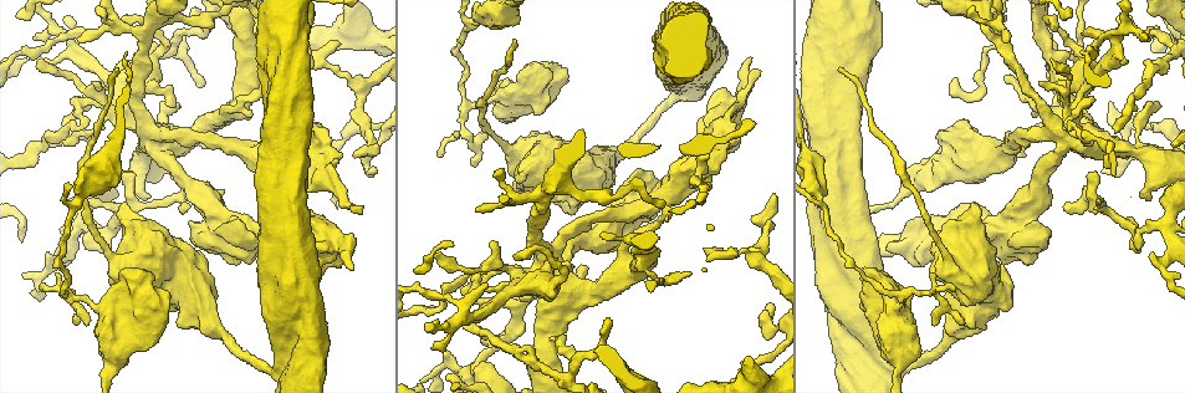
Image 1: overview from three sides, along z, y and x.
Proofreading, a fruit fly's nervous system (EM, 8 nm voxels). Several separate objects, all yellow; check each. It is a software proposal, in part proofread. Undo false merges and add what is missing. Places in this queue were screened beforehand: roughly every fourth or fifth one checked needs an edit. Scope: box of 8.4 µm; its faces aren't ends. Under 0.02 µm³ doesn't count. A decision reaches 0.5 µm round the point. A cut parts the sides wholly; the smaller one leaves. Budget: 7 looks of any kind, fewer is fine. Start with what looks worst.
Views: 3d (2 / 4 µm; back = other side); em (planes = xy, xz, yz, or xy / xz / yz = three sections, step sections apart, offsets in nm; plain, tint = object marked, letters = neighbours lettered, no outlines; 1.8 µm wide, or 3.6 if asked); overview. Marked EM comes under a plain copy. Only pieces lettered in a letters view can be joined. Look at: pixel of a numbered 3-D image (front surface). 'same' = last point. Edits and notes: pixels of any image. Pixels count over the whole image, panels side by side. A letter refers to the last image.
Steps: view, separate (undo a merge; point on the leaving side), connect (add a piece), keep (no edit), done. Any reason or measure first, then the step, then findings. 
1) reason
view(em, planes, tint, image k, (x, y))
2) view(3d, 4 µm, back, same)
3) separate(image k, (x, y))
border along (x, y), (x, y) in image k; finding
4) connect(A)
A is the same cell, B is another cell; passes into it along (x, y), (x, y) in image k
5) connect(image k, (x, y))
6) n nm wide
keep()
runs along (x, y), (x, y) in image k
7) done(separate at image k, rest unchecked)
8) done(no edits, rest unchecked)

sudden change in width
view(em, xz, step 16, tint, image 1, (466, 101))

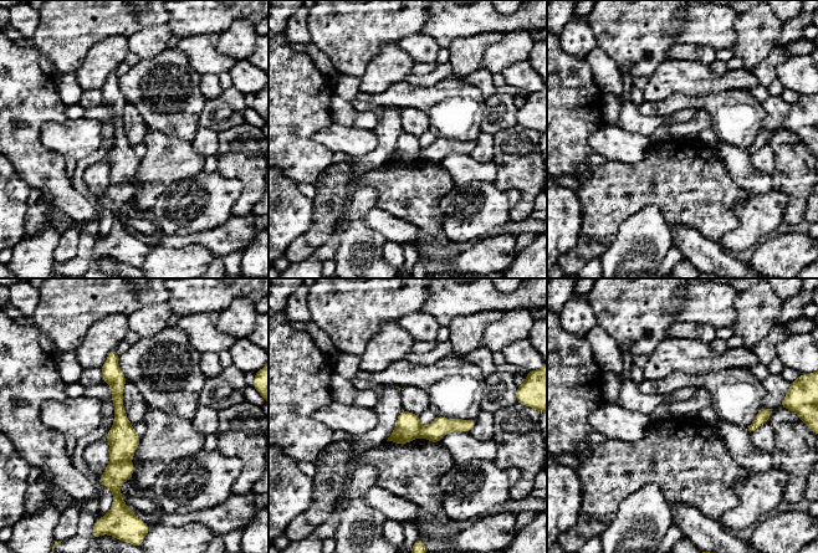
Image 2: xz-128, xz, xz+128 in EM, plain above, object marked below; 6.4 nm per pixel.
view(em, xz, step 16, letters, same)

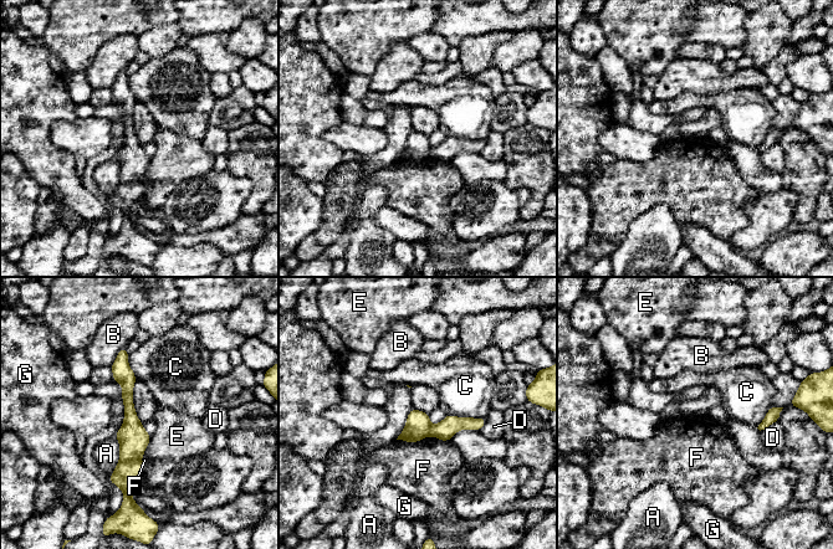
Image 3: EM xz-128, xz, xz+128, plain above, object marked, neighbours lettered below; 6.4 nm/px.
separate(image 3, (418, 425))
A, B, C, D, E, F and G are other cells; border along (432, 426), (429, 434) in image 3; two neurons meet here

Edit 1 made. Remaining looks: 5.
view(overview)

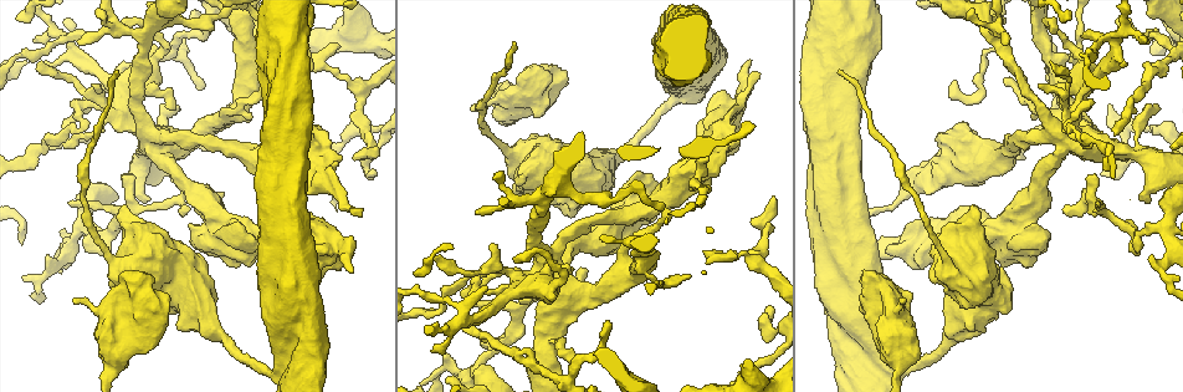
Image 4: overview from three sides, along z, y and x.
abrupt turn
view(3d, 2 µm, image 4, (722, 259))

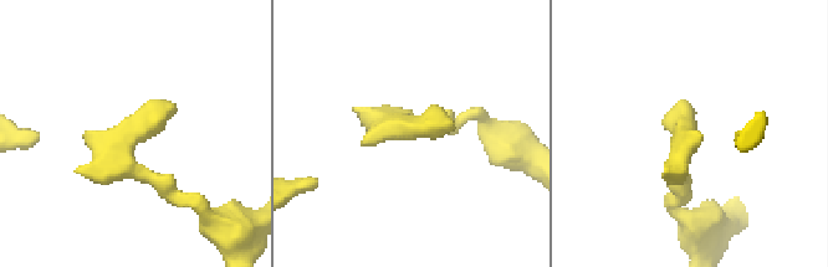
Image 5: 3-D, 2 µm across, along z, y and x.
view(em, planes, tint, image 5, (411, 125))

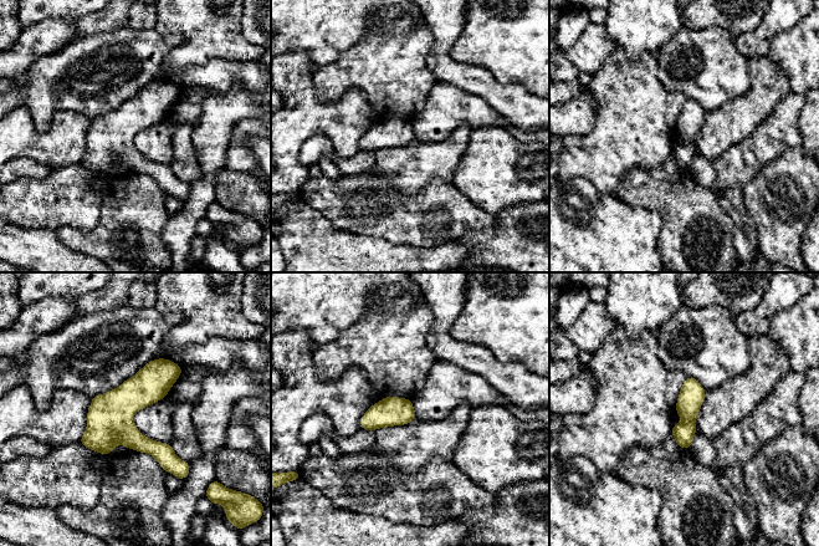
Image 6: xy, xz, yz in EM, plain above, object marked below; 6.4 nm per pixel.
view(em, planes, letters, same)

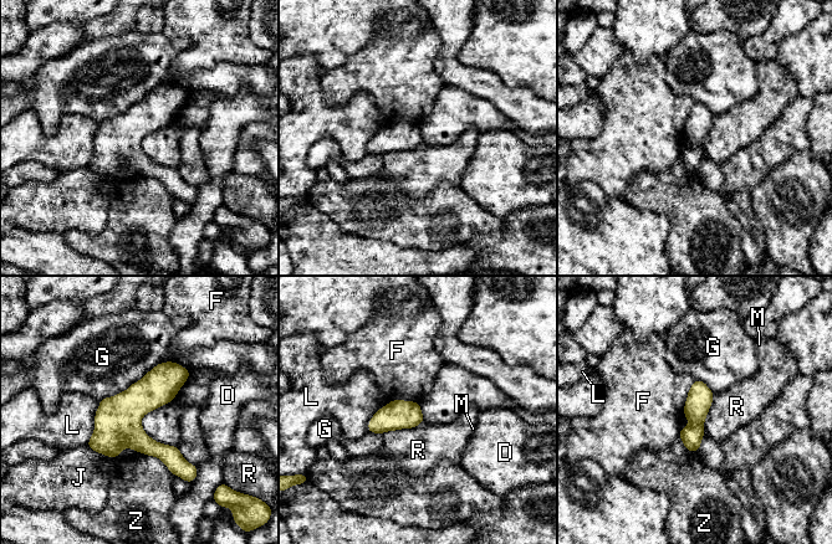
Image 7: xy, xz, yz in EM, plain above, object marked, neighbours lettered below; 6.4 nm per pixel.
G touches over 600 nm
keep()
D, F, G, J, L, M, R and Z are other cells; runs along (698, 383), (693, 448) in image 7; one neuron here

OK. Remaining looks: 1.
sharp bend
view(em, 3.6 µm, xz, step 16, letters, image 4, (698, 175))

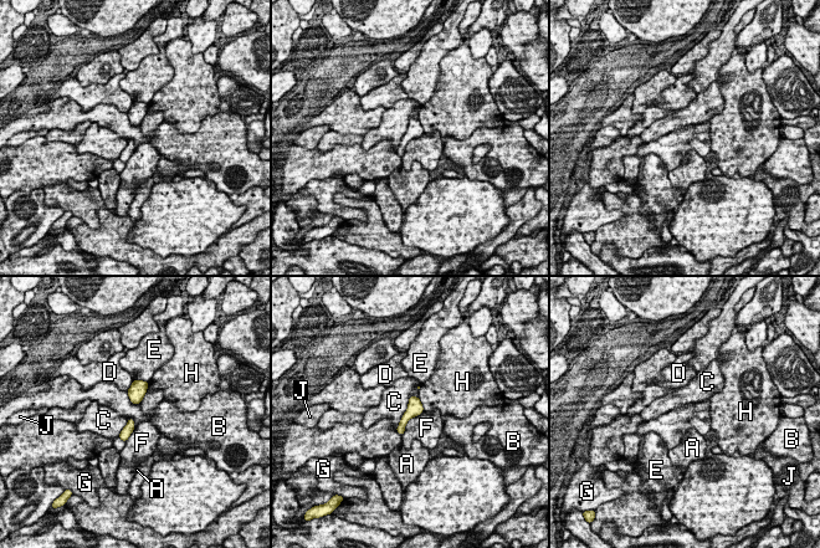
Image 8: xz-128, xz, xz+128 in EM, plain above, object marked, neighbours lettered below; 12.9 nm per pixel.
keep()
A, B, C, D, E, F, G, H and J are other cells; border along (423, 410), (408, 421), (401, 435) in image 8; one neuron here

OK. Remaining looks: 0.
done(separate at image 3, rest unchecked)

